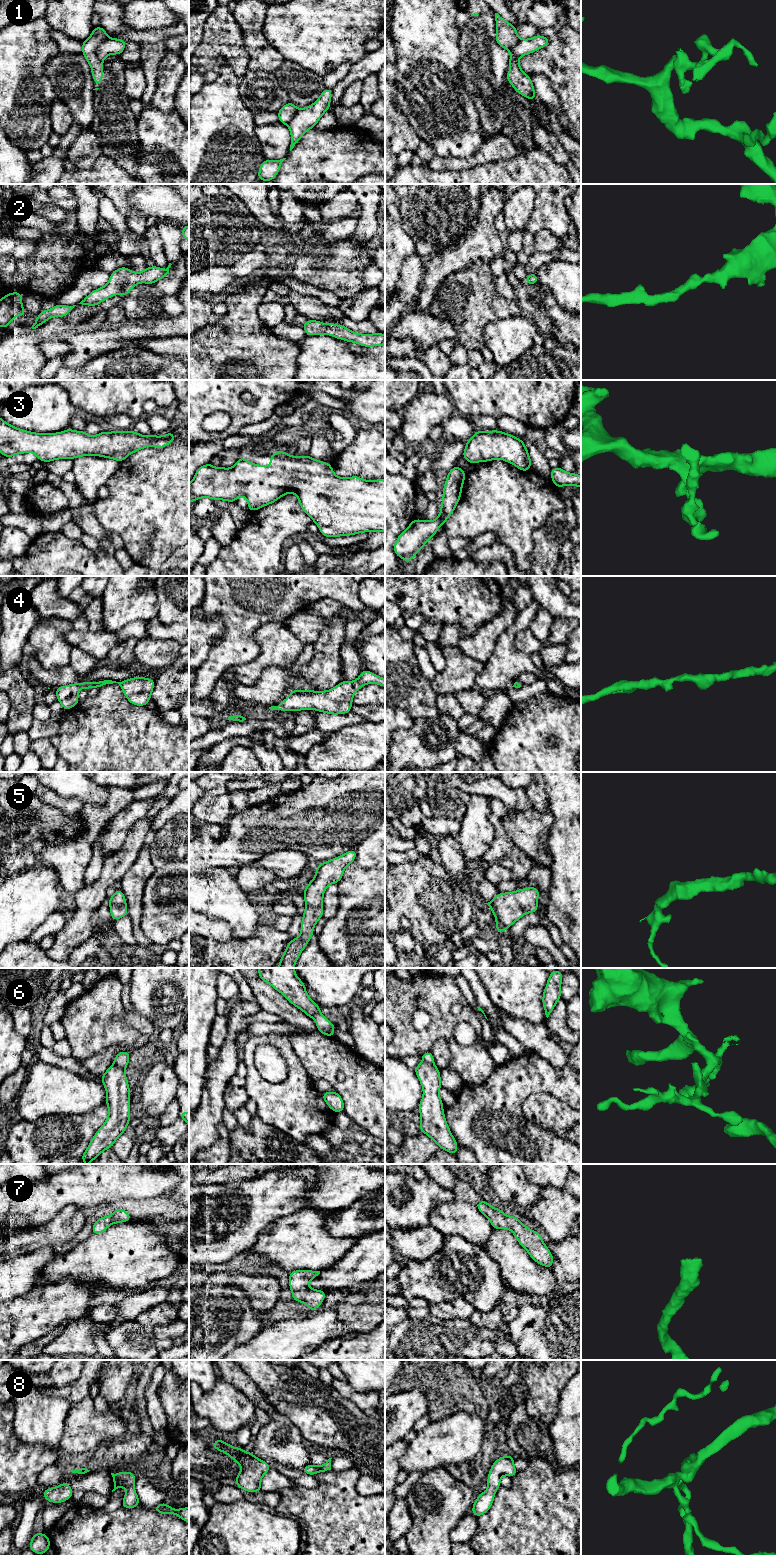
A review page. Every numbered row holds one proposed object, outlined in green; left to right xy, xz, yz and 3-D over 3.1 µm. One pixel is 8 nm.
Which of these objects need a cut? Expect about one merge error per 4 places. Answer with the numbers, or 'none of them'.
1, 6

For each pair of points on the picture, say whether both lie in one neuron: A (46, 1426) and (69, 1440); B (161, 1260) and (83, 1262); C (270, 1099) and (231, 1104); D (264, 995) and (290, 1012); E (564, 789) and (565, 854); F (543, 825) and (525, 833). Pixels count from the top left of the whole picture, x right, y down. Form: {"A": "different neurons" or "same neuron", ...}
{"A": "different neurons", "B": "same neuron", "C": "different neurons", "D": "same neuron", "E": "same neuron", "F": "same neuron"}

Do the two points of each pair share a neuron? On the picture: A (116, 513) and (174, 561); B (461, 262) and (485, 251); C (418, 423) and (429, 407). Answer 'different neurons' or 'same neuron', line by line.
A: different neurons
B: same neuron
C: same neuron

